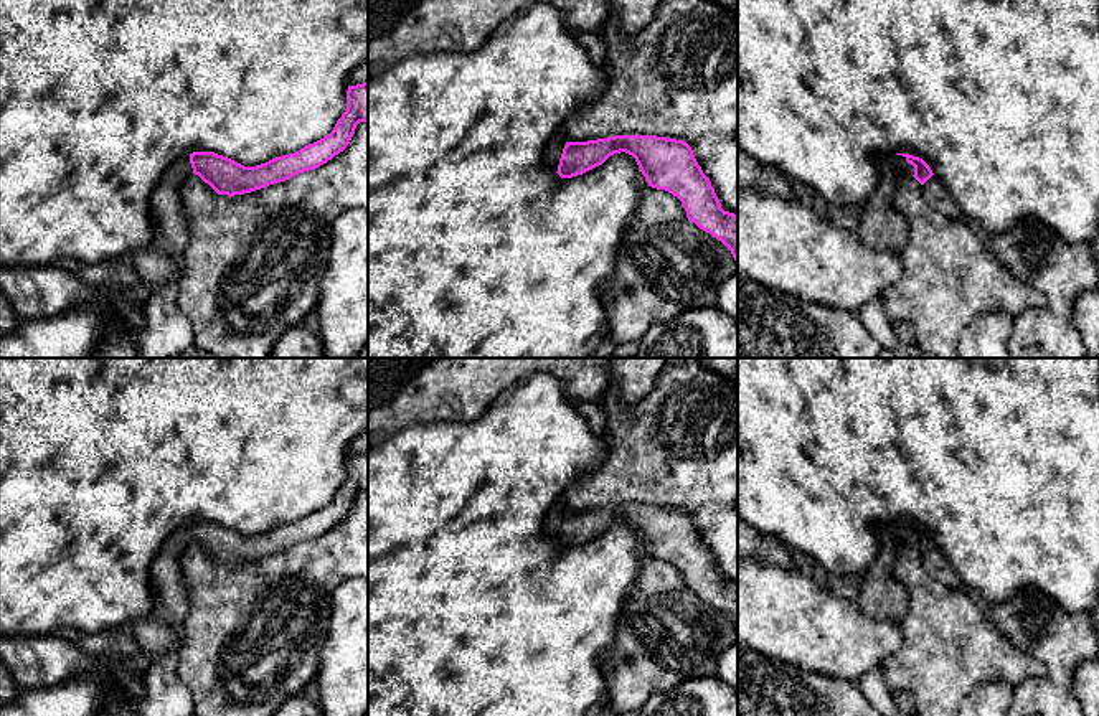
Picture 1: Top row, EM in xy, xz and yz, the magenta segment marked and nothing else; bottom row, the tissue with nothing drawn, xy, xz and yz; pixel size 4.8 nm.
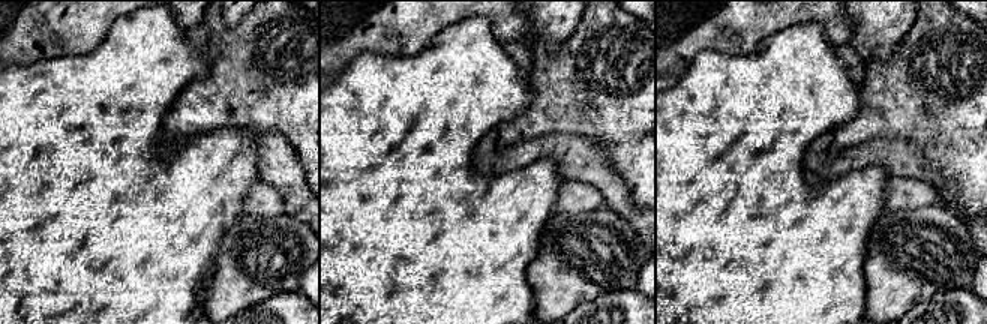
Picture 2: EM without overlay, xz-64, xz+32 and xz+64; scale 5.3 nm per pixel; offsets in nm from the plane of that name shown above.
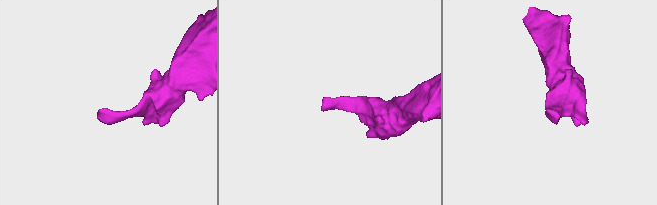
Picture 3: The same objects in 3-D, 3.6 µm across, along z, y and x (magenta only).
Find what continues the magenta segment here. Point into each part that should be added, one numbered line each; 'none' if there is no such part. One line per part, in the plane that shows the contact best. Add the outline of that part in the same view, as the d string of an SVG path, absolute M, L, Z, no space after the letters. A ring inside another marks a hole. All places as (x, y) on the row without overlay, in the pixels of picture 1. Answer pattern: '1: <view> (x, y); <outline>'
1: xz (553, 520); M558 502L545 518L545 536L551 541L558 541L559 528L563 518L566 515L566 508L563 502Z

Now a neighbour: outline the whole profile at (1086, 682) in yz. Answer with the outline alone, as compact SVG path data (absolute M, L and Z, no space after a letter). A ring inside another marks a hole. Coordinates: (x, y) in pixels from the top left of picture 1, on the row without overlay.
M1099 657L1078 667L1073 691L1082 703L1084 716L1099 716Z

